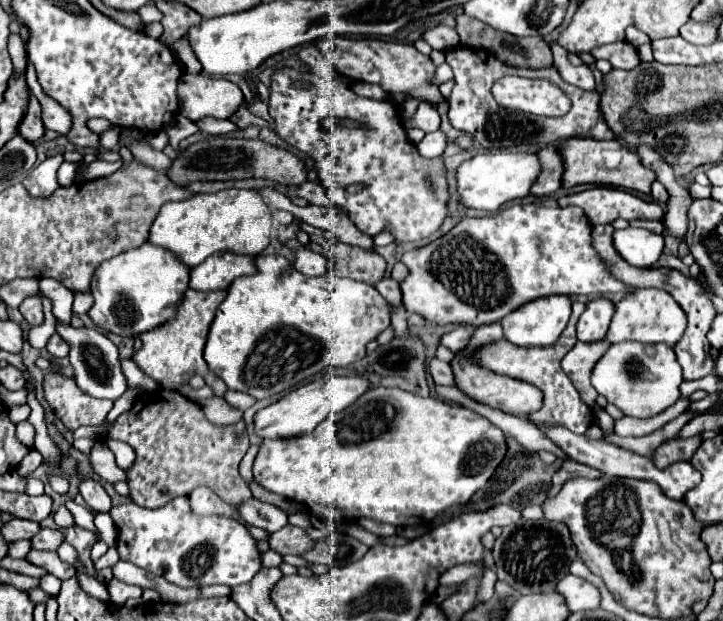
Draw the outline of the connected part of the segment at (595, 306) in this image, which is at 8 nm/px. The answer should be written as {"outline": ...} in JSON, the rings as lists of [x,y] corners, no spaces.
{"outline":[[[594,298],[592,302],[588,302],[584,314],[578,320],[578,340],[596,342],[606,338],[612,316],[614,304],[608,298]]]}

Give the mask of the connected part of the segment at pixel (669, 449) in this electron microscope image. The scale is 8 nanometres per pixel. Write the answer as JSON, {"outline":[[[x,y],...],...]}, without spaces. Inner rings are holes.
{"outline":[[[696,434],[692,438],[672,438],[658,446],[658,450],[654,454],[654,464],[662,470],[674,462],[690,460],[694,456],[694,452],[698,450],[700,442],[702,442],[700,434]]]}

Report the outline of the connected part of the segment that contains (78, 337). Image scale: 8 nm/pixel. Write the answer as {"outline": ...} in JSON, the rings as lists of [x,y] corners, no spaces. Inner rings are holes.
{"outline":[[[56,324],[56,332],[70,346],[68,356],[70,356],[70,364],[74,366],[74,380],[82,392],[86,392],[94,398],[118,400],[128,390],[128,382],[120,368],[118,348],[114,346],[114,342],[110,342],[104,334],[100,334],[94,328],[72,328],[72,326],[64,326],[64,324]]]}

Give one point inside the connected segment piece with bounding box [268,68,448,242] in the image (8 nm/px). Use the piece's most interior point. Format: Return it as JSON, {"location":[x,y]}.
{"location":[404,192]}

